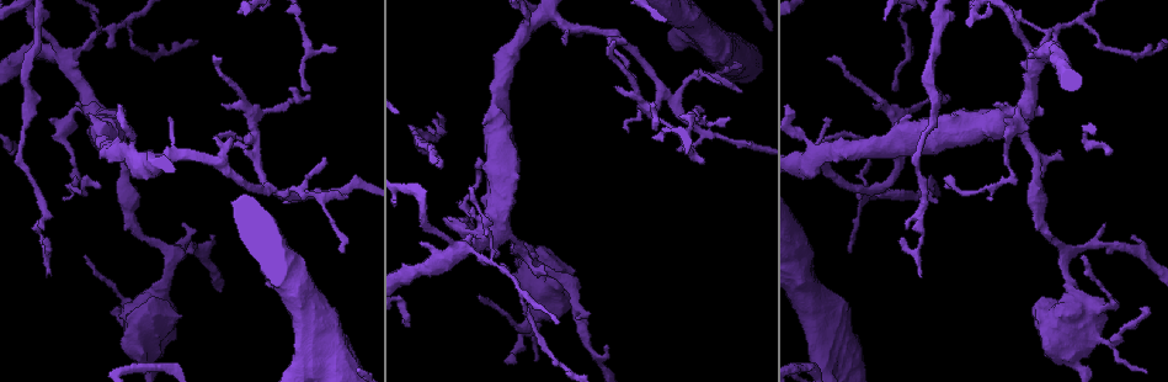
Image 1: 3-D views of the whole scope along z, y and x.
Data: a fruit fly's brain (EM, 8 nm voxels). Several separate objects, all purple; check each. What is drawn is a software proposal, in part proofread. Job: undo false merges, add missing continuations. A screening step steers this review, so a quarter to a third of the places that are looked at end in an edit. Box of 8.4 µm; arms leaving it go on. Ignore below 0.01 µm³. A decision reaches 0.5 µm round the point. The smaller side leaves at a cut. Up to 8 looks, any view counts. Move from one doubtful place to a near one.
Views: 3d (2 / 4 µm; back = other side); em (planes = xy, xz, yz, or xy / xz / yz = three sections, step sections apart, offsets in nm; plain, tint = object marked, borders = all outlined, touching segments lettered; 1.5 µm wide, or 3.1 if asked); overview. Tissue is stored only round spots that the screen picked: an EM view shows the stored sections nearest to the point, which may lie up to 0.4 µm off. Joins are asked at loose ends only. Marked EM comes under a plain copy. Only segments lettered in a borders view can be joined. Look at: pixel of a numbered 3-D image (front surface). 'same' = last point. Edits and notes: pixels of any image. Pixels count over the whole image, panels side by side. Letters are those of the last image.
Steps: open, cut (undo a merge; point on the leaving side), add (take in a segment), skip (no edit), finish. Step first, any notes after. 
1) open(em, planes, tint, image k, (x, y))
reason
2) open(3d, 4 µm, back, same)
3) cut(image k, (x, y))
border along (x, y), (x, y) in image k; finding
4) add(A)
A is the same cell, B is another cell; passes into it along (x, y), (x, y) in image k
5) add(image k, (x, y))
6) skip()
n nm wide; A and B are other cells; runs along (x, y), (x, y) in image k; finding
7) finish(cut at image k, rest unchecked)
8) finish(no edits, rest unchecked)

open(em, planes, borders, image 1, (308, 99))
free end

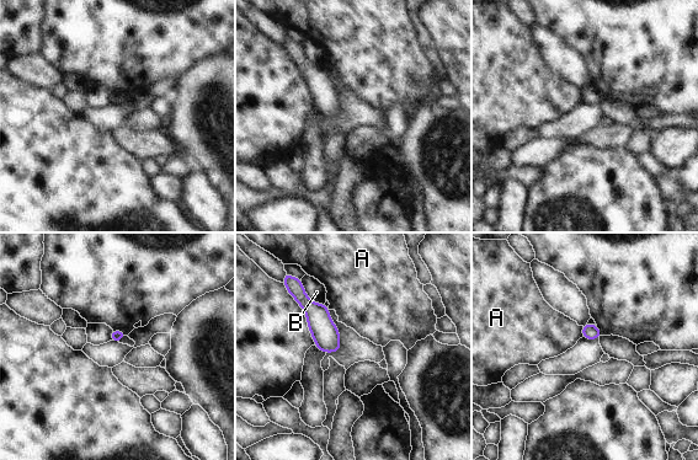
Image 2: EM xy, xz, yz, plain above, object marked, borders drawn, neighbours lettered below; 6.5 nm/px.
skip()
A and B are other cells; border along (581, 326), (582, 336) in image 2; none of them fits

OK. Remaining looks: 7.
open(em, xz, step 4, borders, image 1, (1043, 171))
branch stops here

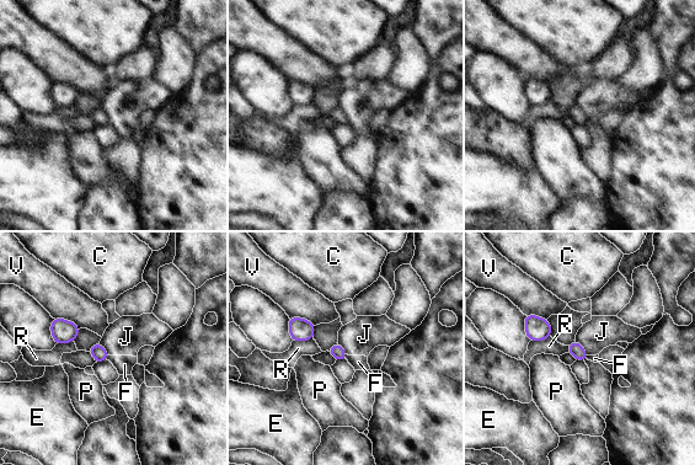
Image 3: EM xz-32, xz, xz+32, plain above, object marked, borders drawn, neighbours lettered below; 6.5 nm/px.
open(em, planes, borders, same)
cut it another way

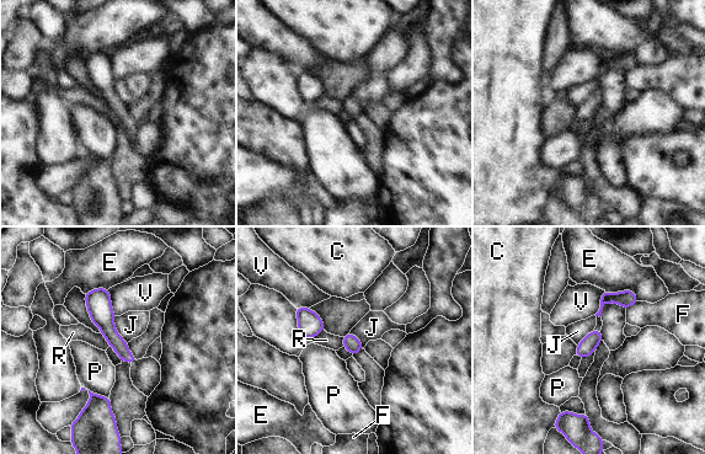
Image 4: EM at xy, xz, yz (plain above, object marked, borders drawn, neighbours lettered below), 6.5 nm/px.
skip()
E touches over 220 nm; C, E, F, J, P, R and V are other cells; no lettered segment goes on from it

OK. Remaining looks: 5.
open(3d, 2 µm, image 1, (47, 277))
tapers out

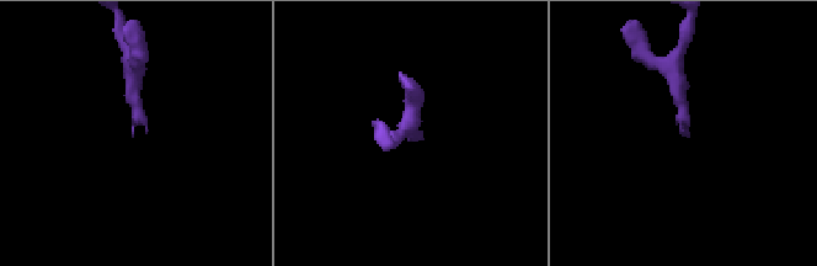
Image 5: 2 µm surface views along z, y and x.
open(em, planes, borders, image 5, (688, 137))
now the EM

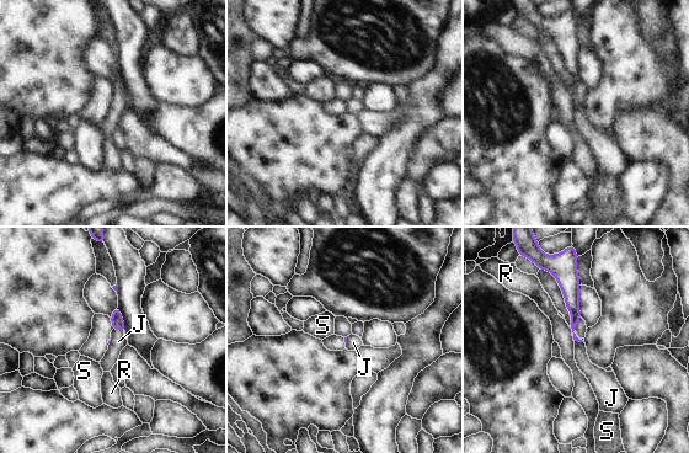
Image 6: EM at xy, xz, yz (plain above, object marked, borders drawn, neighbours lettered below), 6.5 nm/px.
add(J)
J touches over 90 nm; J is the same cell, R and S are other cells; passes into it along (117, 320), (118, 329), (118, 341) in image 6; the cell continues

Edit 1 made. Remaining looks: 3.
finish(add at image 6, rest unchecked)

